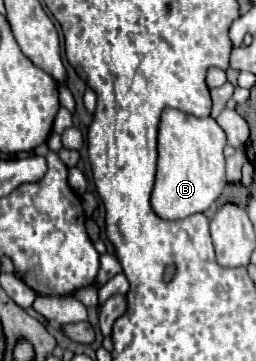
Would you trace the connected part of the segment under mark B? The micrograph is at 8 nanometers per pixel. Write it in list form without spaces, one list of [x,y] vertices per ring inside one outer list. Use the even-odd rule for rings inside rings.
[[[175,108],[161,112],[157,134],[157,176],[151,206],[165,220],[181,220],[195,212],[205,212],[221,194],[225,180],[223,148],[227,144],[223,128],[211,118],[197,118]]]

